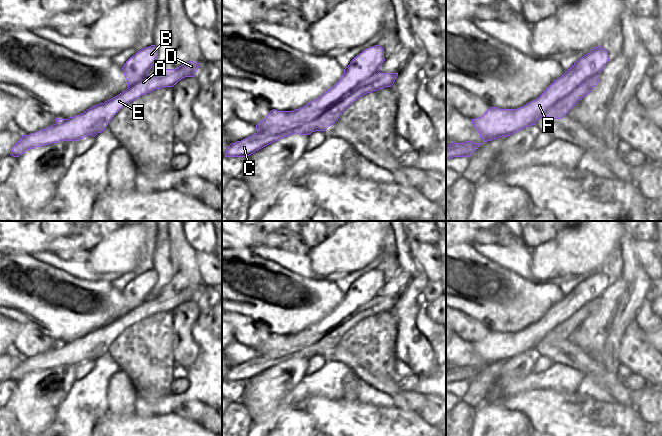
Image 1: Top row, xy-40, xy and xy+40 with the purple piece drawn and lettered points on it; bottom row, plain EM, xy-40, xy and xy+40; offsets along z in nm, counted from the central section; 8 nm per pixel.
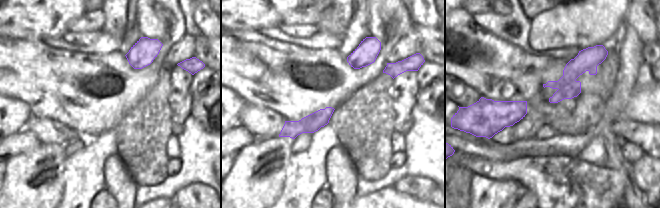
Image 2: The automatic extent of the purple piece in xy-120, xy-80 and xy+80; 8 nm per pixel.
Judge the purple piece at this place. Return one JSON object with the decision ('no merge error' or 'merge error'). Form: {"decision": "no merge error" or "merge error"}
{"decision": "merge error"}

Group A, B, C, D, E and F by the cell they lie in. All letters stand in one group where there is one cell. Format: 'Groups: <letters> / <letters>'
Groups: A C D E / B F.

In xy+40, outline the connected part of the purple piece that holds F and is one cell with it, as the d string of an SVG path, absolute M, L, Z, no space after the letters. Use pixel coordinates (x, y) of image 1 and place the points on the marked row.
M600 45L579 58L565 73L554 81L537 99L517 109L490 107L472 124L484 142L498 139L506 134L506 125L515 128L536 125L549 107L572 93L581 83L599 74L609 61L608 52Z

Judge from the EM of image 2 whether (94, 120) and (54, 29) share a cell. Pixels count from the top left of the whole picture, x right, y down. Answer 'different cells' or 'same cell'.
different cells

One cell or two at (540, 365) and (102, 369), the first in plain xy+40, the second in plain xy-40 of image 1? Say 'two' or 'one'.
two

